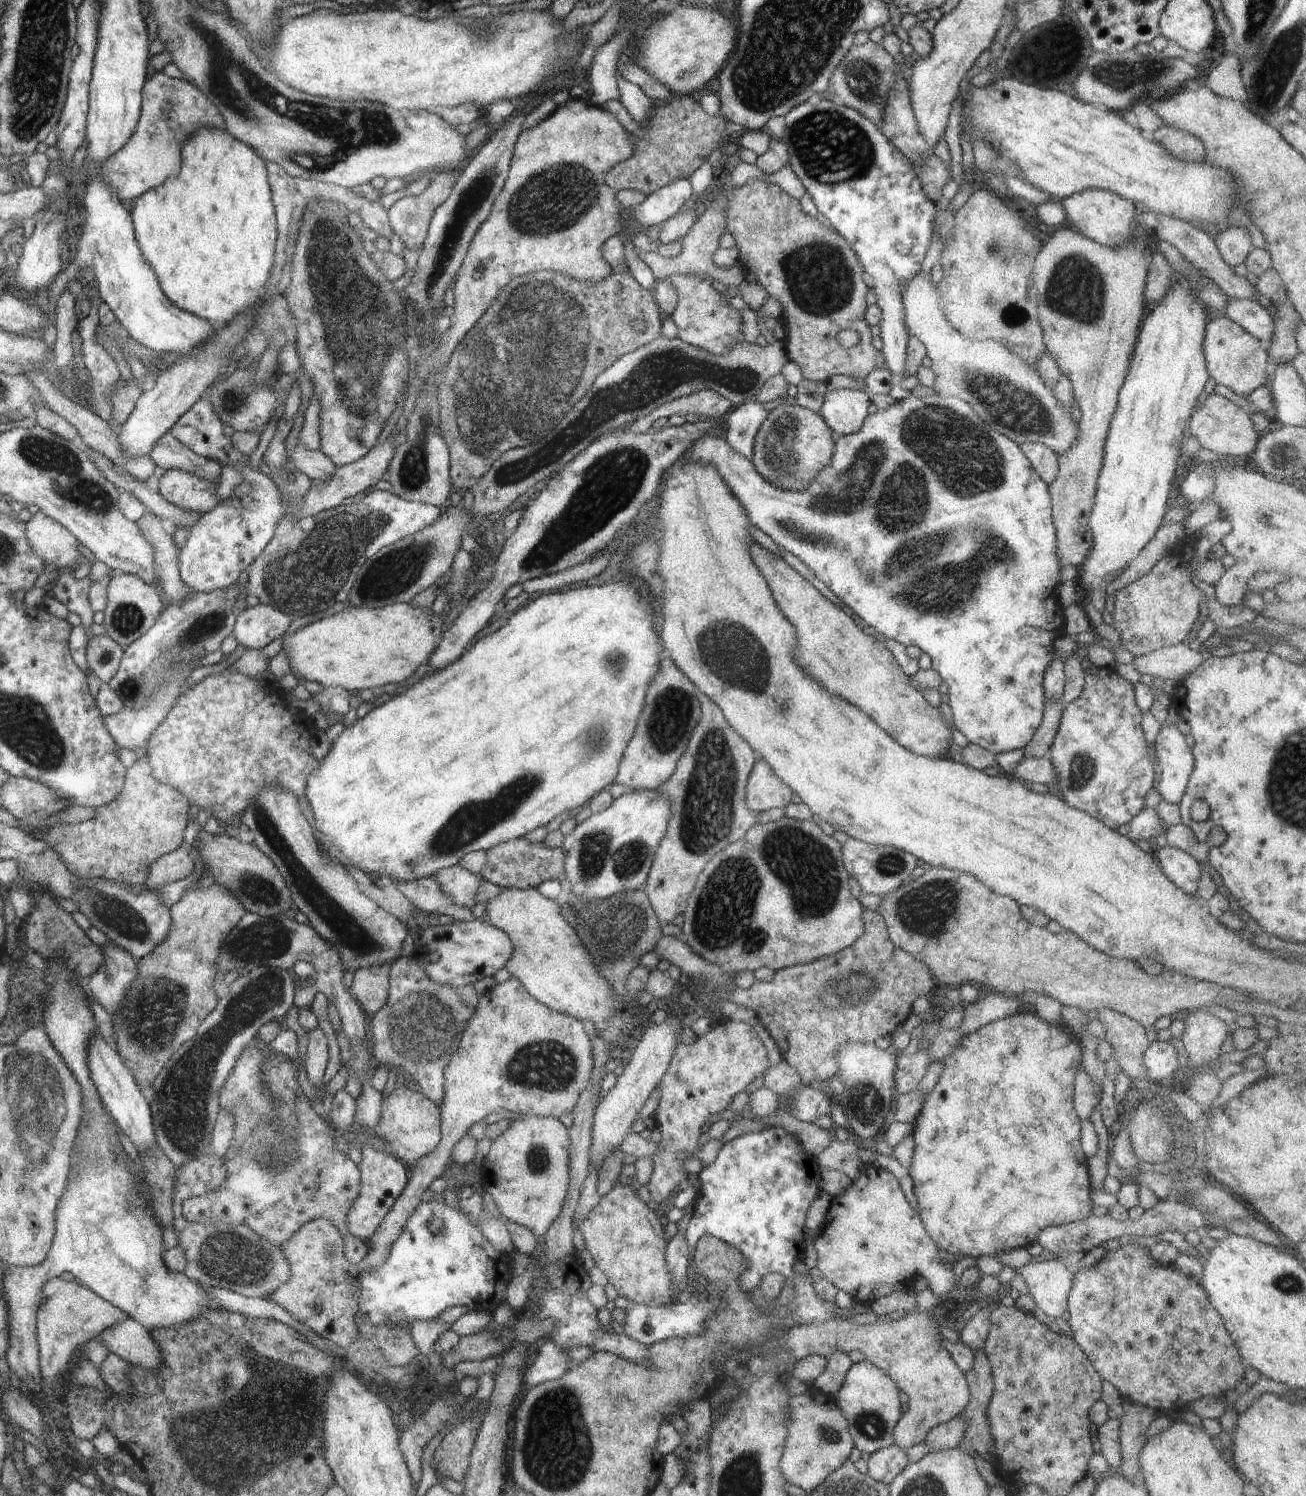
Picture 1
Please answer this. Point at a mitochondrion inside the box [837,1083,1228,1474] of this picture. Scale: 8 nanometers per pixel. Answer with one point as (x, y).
(870, 1424)

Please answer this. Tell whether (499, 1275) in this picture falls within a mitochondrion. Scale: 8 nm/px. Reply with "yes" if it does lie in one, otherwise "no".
no

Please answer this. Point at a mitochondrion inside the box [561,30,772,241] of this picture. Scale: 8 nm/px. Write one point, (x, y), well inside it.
(688, 75)

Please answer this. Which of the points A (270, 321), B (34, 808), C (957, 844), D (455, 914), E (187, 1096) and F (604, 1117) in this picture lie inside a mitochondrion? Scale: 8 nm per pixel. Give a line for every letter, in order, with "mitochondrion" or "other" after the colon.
A: other
B: mitochondrion
C: other
D: other
E: mitochondrion
F: other

